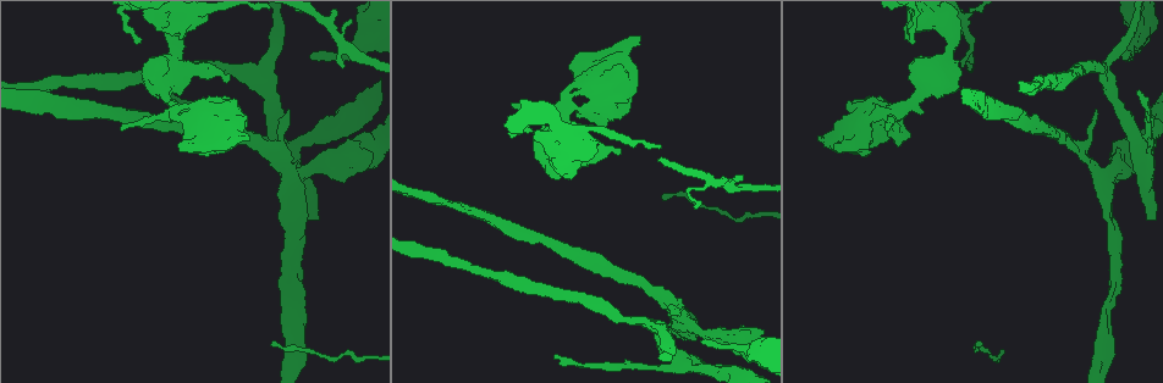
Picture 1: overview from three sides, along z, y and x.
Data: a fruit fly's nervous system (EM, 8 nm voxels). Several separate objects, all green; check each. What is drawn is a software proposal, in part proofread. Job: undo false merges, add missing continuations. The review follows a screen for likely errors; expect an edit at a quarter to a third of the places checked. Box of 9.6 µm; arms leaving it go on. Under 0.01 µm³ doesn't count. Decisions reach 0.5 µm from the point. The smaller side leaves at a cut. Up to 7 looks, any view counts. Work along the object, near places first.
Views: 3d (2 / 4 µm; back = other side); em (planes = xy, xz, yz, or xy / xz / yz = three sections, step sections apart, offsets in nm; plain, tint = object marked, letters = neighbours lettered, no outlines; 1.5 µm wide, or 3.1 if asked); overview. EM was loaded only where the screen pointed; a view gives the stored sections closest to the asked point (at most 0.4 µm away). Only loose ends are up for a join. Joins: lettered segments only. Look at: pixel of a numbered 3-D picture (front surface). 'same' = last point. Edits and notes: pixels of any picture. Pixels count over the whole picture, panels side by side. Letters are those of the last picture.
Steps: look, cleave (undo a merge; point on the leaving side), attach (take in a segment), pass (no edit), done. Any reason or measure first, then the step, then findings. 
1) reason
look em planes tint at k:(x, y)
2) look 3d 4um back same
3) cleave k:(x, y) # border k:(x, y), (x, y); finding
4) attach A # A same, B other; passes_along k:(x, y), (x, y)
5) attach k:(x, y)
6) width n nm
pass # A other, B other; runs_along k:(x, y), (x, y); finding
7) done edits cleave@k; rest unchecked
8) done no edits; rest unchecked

branch stops here
look 3d 4um at 1:(557, 356)

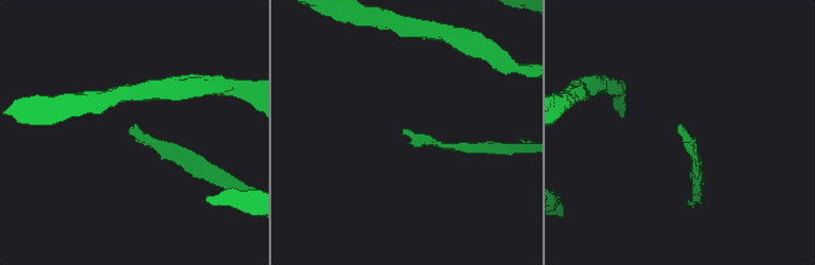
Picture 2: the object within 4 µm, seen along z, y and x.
look em planes letters at 2:(132, 132)

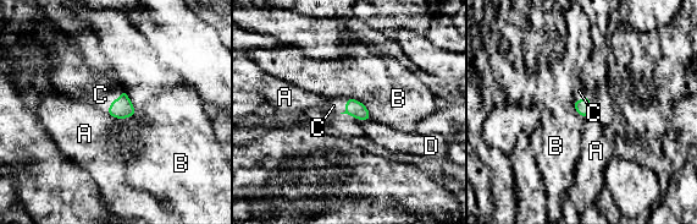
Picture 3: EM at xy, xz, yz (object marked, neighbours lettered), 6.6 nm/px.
width 100 nm
attach C # A other, B other, C same, D other; passes_along 3:(121, 108), (115, 99), (100, 94); the neuron continues

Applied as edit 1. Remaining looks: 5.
sudden change in width
look em planes plain at 1:(297, 173)

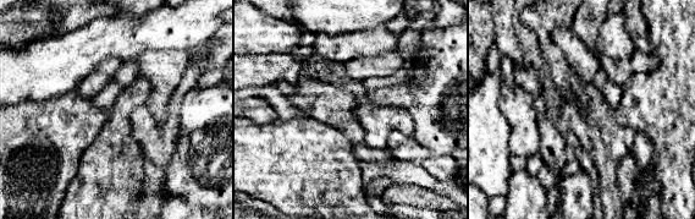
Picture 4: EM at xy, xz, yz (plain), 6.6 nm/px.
see the neighbours
look em planes letters same

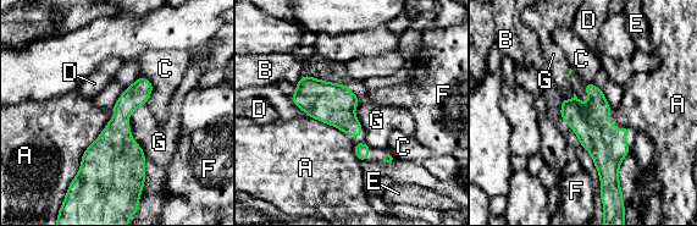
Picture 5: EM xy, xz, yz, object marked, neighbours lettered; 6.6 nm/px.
pass # A other, B other, C other, D other, E other, F other, G other; one neuron here

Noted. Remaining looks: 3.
free end
look 3d 4um at 1:(1123, 59)

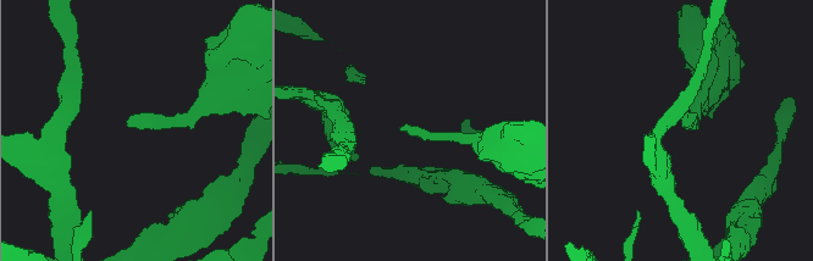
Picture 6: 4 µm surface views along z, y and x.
look em xy step 4 letters at 6:(687, 126)

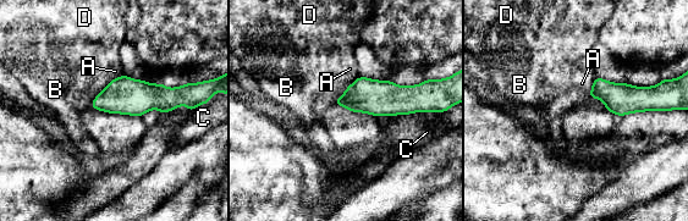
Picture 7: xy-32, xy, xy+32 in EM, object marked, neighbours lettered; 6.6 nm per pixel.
look em planes letters same

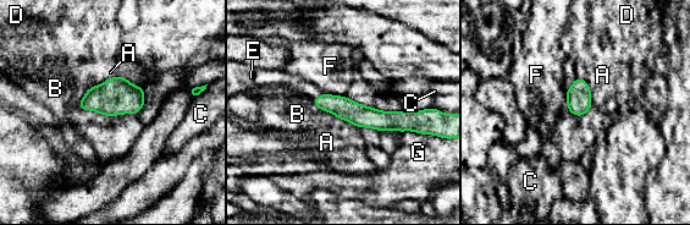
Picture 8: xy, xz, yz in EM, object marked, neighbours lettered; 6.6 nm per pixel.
width 150 nm
attach E # A other, B other, C other, D other, E same, F other, G other; passes_along 8:(341, 106), (318, 97), (299, 87); it goes on there

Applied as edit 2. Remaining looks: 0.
done edits attach@3, attach@8; rest unchecked

